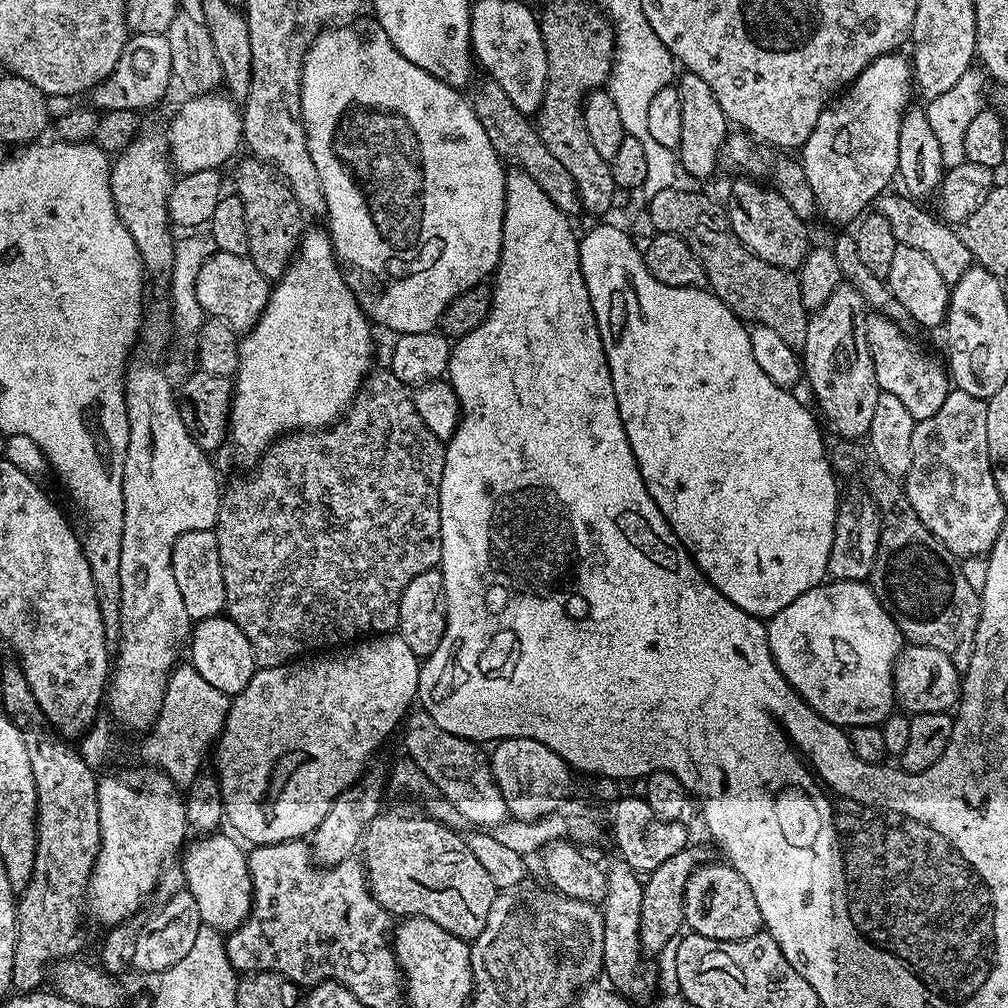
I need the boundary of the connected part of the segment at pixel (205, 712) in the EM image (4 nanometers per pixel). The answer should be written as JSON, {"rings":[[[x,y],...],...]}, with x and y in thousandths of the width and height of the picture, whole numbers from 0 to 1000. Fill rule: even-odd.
{"rings":[[[176,662],[167,672],[167,684],[163,689],[159,710],[147,728],[151,730],[142,731],[144,734],[139,746],[147,753],[144,755],[158,762],[160,766],[167,767],[176,782],[189,783],[200,765],[198,757],[201,756],[202,749],[205,746],[207,749],[212,735],[222,722],[227,697],[225,688],[213,681],[208,681],[208,677],[204,677],[204,673],[200,673],[194,663]]]}

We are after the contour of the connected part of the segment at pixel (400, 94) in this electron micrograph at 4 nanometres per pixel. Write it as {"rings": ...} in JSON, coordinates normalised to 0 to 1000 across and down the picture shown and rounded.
{"rings":[[[354,18],[342,23],[340,26],[334,27],[337,28],[334,32],[318,31],[317,35],[306,47],[305,54],[302,55],[300,77],[298,78],[298,96],[300,97],[300,118],[304,129],[304,141],[308,149],[308,157],[312,157],[312,166],[315,169],[315,177],[319,177],[319,192],[323,196],[323,215],[325,214],[323,229],[329,235],[329,247],[333,249],[333,257],[338,263],[344,264],[346,262],[350,266],[349,274],[347,270],[349,289],[353,291],[353,297],[356,298],[361,311],[365,313],[366,318],[372,319],[374,322],[376,322],[375,320],[382,321],[389,328],[389,331],[419,331],[420,329],[430,328],[436,322],[437,313],[442,308],[442,304],[446,304],[446,300],[450,300],[450,296],[454,296],[465,286],[479,283],[481,281],[480,277],[483,274],[485,277],[491,271],[492,262],[496,258],[496,245],[498,244],[502,167],[496,158],[496,154],[490,149],[490,145],[486,145],[486,137],[482,137],[482,129],[478,129],[478,121],[474,121],[467,102],[461,96],[459,99],[456,96],[457,92],[453,88],[447,87],[445,83],[438,81],[434,75],[428,75],[423,69],[411,65],[411,62],[407,62],[407,58],[399,58],[399,54],[395,54],[395,50],[391,46],[391,42],[387,42],[387,38],[383,38],[383,30],[379,30],[379,26],[372,18],[361,19]]]}

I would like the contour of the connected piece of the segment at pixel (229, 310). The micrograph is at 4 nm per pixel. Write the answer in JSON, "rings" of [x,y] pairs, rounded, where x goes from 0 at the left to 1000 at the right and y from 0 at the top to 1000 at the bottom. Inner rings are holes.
{"rings":[[[211,249],[200,260],[194,276],[194,295],[199,311],[205,312],[209,316],[224,319],[235,331],[248,329],[262,310],[264,301],[263,291],[254,290],[250,294],[250,274],[252,275],[252,267],[246,253]]]}

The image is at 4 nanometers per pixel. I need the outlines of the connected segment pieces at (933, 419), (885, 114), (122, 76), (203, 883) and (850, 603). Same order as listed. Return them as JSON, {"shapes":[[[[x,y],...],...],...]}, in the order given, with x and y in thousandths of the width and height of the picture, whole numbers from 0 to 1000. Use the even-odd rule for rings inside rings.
{"shapes":[[[[947,384],[940,389],[938,398],[927,412],[910,418],[909,430],[904,433],[904,462],[897,473],[901,493],[905,491],[905,472],[909,472],[909,468],[940,468],[944,476],[952,476],[952,472],[960,476],[960,468],[981,468],[980,476],[985,474],[981,444],[978,442],[978,401],[979,398]],[[913,460],[917,460],[917,464],[913,464]]],[[[893,55],[873,56],[861,63],[859,69],[855,69],[855,73],[851,73],[851,77],[822,102],[812,117],[804,137],[798,142],[796,162],[814,215],[838,214],[848,219],[866,199],[882,189],[881,182],[890,178],[891,125],[895,123],[897,108],[903,103],[901,90],[907,87],[906,64],[904,67],[900,58]]],[[[164,33],[139,34],[128,37],[113,69],[89,92],[90,102],[97,109],[109,107],[132,107],[143,111],[155,104],[171,85],[169,42]]],[[[214,827],[209,830],[206,837],[206,845],[190,845],[184,853],[181,853],[181,860],[186,880],[196,894],[196,903],[201,918],[208,919],[220,927],[230,925],[237,921],[240,914],[245,911],[247,903],[250,901],[250,868],[247,867],[247,857],[243,842],[239,842],[237,837],[226,829]]],[[[822,574],[820,577],[814,577],[810,582],[800,585],[800,589],[788,593],[788,597],[784,597],[784,601],[772,605],[772,609],[768,609],[761,616],[760,622],[762,625],[762,640],[766,646],[768,657],[772,661],[772,665],[776,665],[780,677],[784,677],[786,684],[815,712],[819,712],[825,718],[840,720],[842,723],[846,723],[851,720],[859,720],[860,718],[874,719],[881,710],[886,709],[890,692],[885,670],[887,669],[889,654],[893,652],[899,636],[894,631],[891,621],[887,617],[887,613],[883,613],[883,609],[875,601],[875,597],[871,597],[871,593],[865,588],[864,582],[858,576]]]]}

